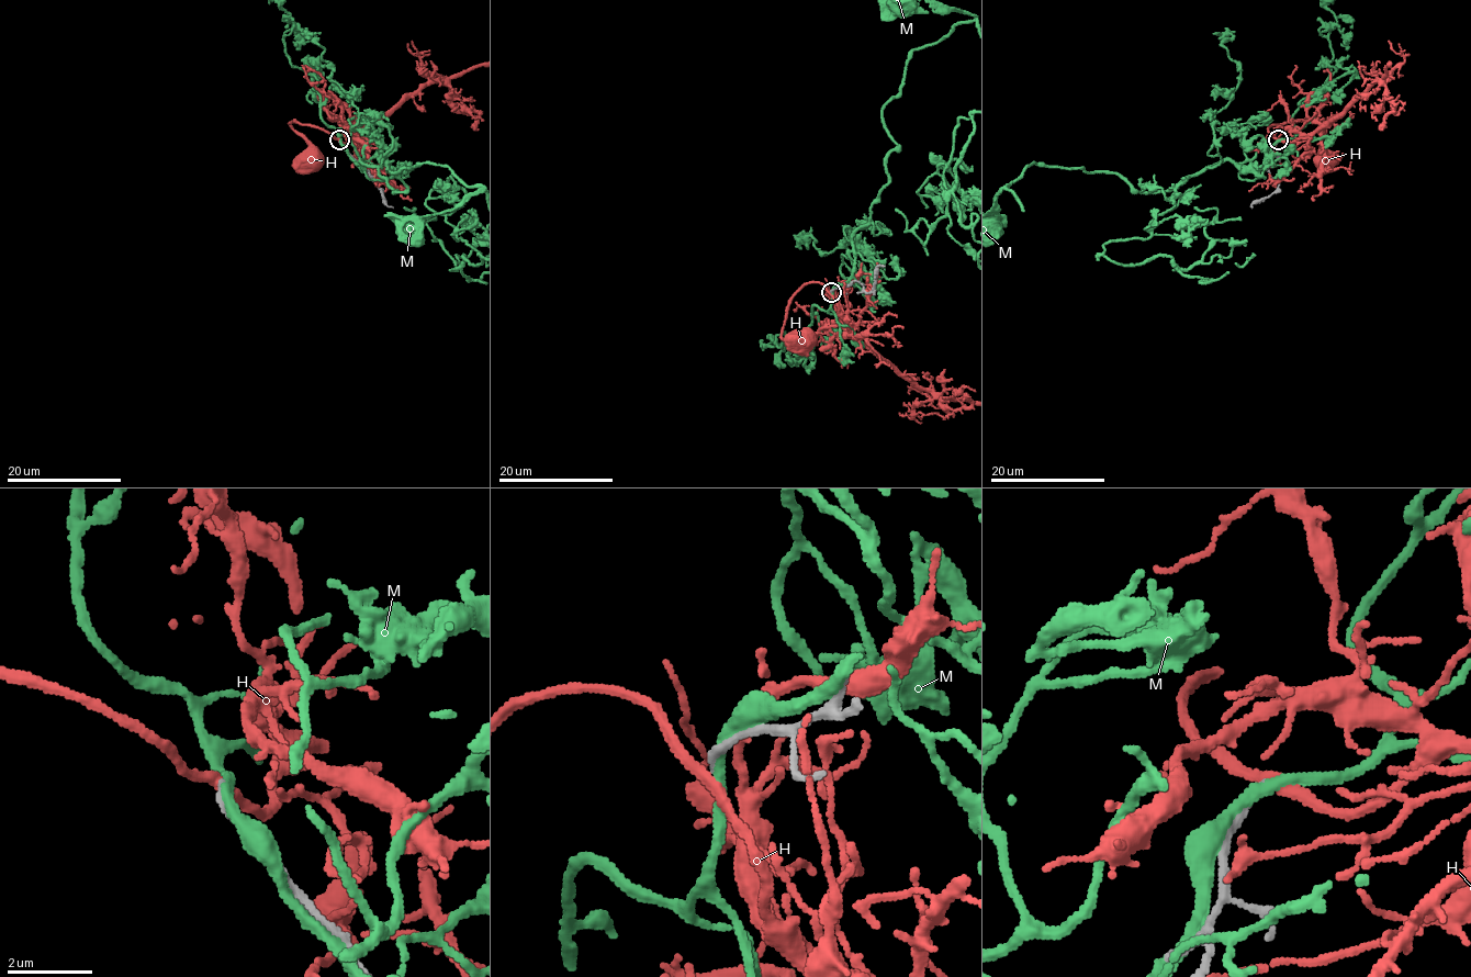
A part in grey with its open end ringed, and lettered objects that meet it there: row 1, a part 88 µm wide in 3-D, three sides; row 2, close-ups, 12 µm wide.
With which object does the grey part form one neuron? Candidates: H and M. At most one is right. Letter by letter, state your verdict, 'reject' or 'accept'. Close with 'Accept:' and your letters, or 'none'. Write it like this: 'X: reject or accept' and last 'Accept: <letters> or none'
H: reject
M: reject
Accept: none

